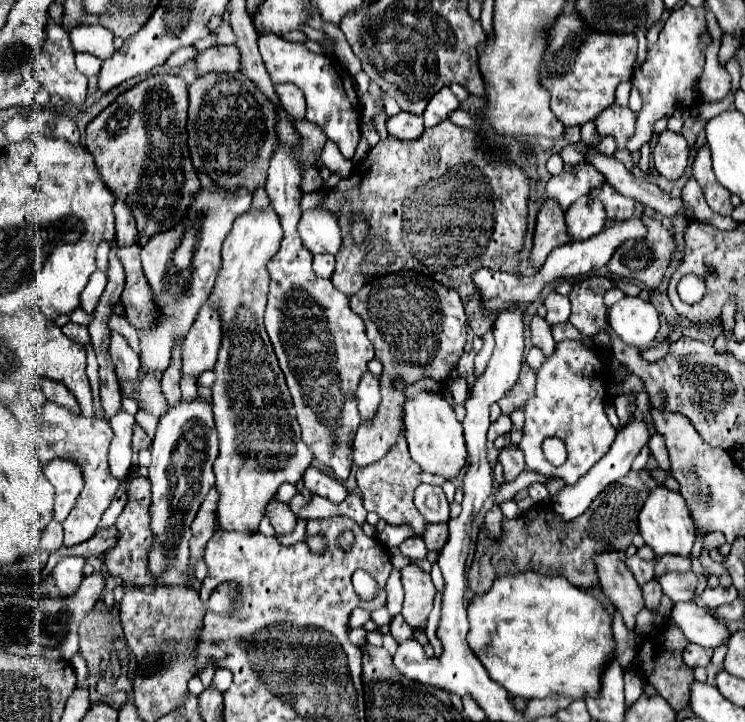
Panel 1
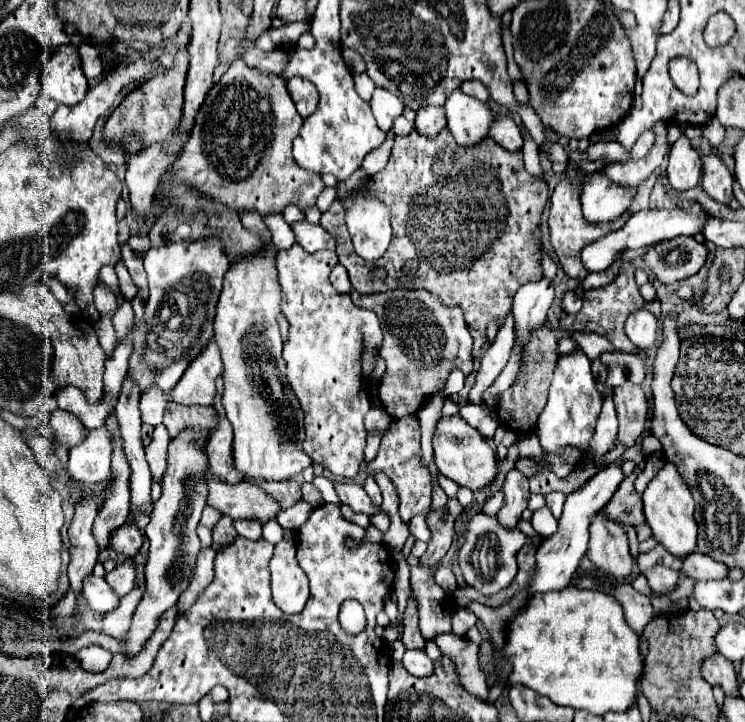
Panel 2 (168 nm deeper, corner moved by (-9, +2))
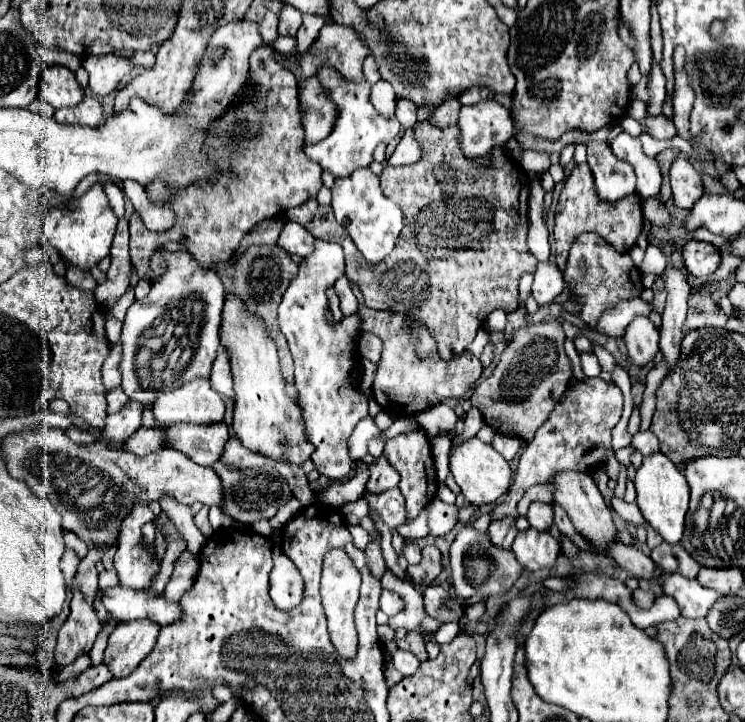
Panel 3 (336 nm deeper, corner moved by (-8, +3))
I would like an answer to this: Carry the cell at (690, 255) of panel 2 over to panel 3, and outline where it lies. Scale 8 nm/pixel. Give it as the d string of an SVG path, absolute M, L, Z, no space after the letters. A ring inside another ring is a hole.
M689 241L681 249L685 269L699 279L707 279L719 267L719 249L705 241Z

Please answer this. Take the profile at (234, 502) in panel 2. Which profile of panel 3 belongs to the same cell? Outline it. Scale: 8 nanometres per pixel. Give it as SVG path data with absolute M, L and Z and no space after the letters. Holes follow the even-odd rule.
M37 427L37 429L23 429L19 433L11 433L3 437L3 449L7 457L7 469L13 477L25 481L37 495L47 497L53 501L57 511L63 515L63 529L73 531L83 539L87 545L107 545L111 547L117 539L117 529L123 521L123 517L129 515L129 509L133 509L133 501L137 497L149 501L159 501L161 495L169 493L183 505L193 505L195 501L203 505L223 505L223 483L221 477L211 467L201 467L189 457L185 457L181 451L165 447L161 453L151 453L149 457L137 457L125 449L109 451L101 443L89 443L89 445L75 445L71 443L61 429L55 427Z

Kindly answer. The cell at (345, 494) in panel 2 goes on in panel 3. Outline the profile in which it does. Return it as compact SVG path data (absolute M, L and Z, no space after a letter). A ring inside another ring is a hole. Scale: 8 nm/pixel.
M391 489L377 495L365 491L363 497L369 503L369 511L379 515L389 529L395 529L397 525L405 523L405 499L399 489Z

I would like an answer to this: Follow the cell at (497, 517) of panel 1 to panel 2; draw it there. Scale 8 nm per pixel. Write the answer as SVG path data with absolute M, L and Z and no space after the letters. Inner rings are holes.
M482 512L472 516L466 536L464 536L464 544L458 552L458 564L462 570L464 582L484 596L492 596L500 592L502 588L510 586L510 582L514 580L518 572L516 554L524 546L524 542L526 538L522 536L520 530L502 528L494 516L486 516Z

